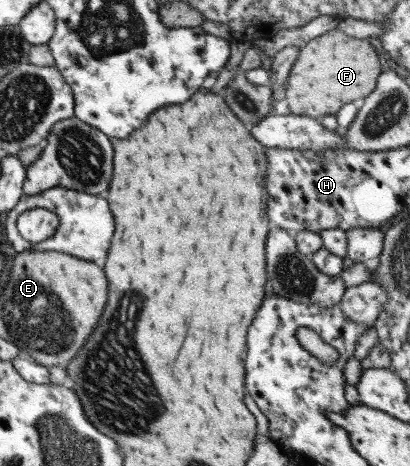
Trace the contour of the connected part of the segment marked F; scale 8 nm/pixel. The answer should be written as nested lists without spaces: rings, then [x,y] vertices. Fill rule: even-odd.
[[[336,28],[323,32],[300,48],[294,66],[285,82],[285,99],[292,114],[317,119],[334,115],[342,104],[364,98],[372,92],[376,76],[380,74],[376,52],[366,39],[356,39]]]

